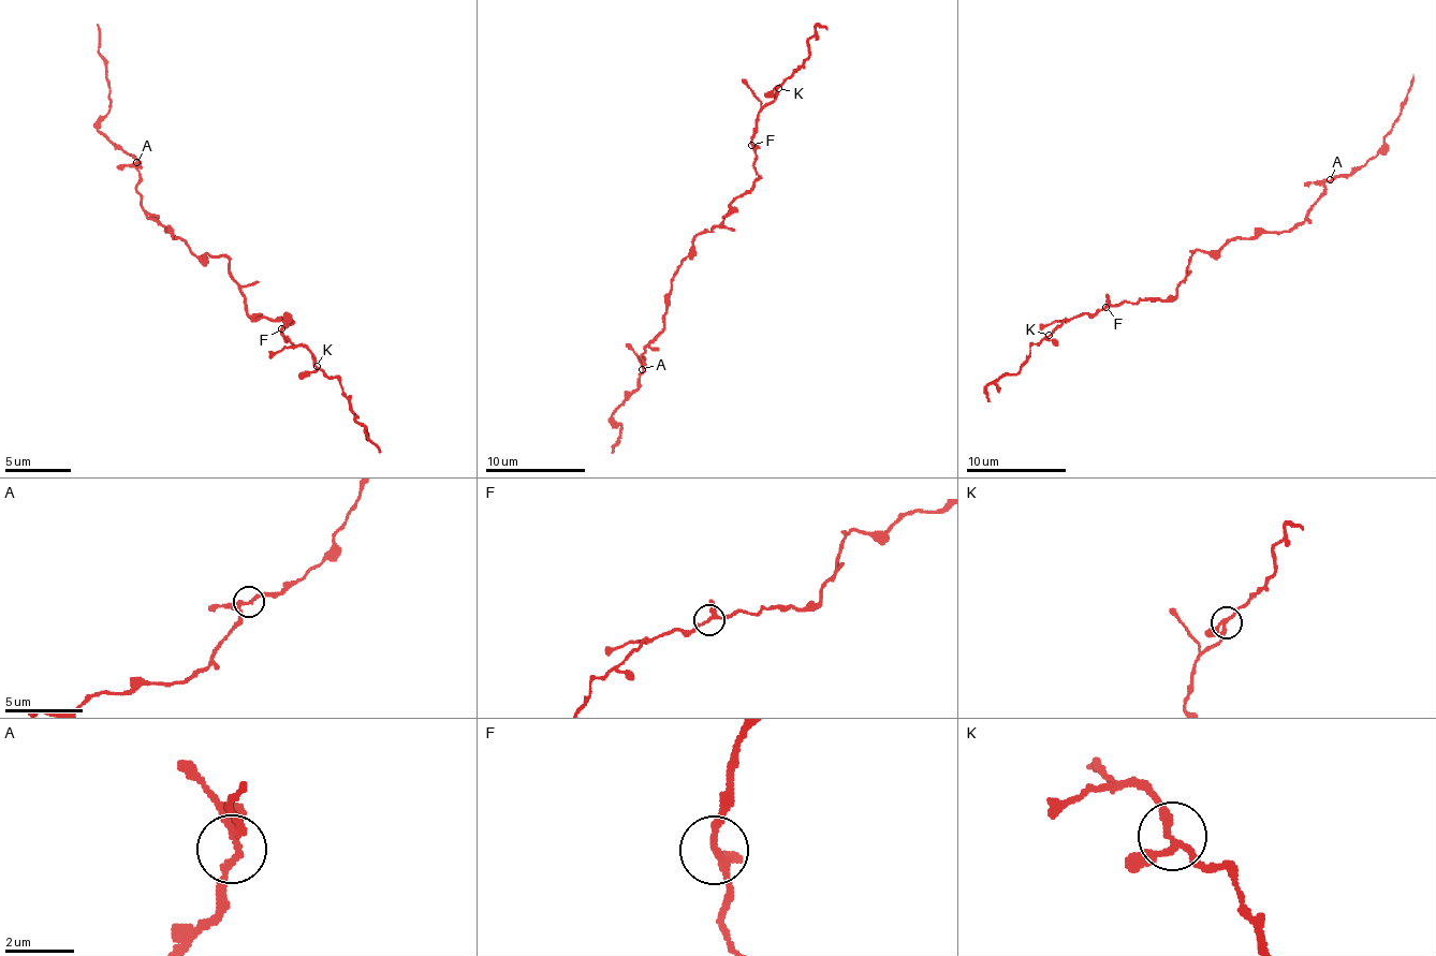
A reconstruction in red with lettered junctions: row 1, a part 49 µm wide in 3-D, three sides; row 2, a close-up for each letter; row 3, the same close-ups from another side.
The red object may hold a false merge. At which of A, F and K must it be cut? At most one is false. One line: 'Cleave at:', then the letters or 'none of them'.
Cleave at: none of them

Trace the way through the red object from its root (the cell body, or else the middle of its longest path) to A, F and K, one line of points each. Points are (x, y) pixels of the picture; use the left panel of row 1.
A: (213, 256), (209, 253), (199, 256), (179, 237), (147, 214), (140, 204), (136, 188), (140, 181), (136, 162)
F: (213, 256), (229, 260), (229, 273), (245, 299), (245, 309), (254, 319), (288, 319), (288, 325), (281, 328)
K: (213, 256), (229, 260), (245, 309), (254, 319), (288, 319), (281, 332), (304, 346), (317, 365)

